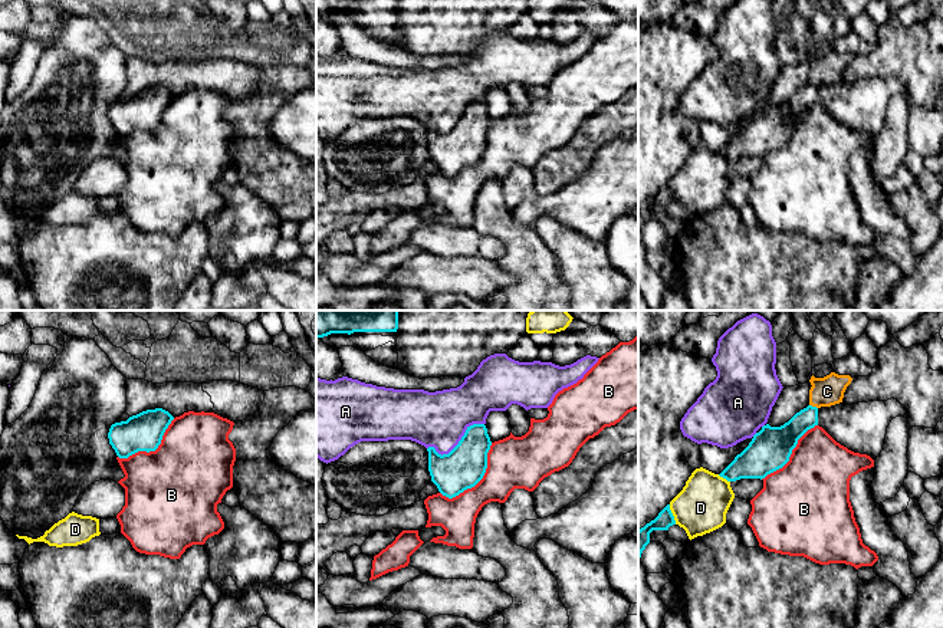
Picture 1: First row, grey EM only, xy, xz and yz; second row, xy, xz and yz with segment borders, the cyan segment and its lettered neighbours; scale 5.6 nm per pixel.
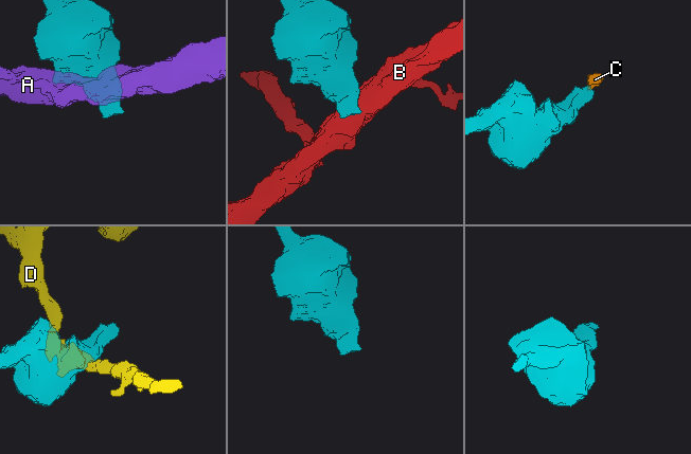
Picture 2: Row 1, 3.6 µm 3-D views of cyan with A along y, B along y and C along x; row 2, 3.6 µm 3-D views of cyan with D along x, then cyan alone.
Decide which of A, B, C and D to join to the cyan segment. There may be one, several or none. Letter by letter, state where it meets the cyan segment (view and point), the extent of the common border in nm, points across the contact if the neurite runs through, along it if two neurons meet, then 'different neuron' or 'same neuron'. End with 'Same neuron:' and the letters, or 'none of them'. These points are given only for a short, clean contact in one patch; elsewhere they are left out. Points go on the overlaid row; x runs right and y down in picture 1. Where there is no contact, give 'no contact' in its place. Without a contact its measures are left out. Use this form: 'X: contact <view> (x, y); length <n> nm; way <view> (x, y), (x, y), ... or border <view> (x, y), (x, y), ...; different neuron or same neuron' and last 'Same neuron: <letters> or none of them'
A: contact xz (459, 443); length 360 nm; different neuron
B: contact xz (479, 480); length 400 nm; different neuron
C: contact yz (814, 407); length 50 nm; border yz (810, 404), (817, 408); different neuron
D: contact yz (672, 515); length 120 nm; different neuron
Same neuron: none of them

